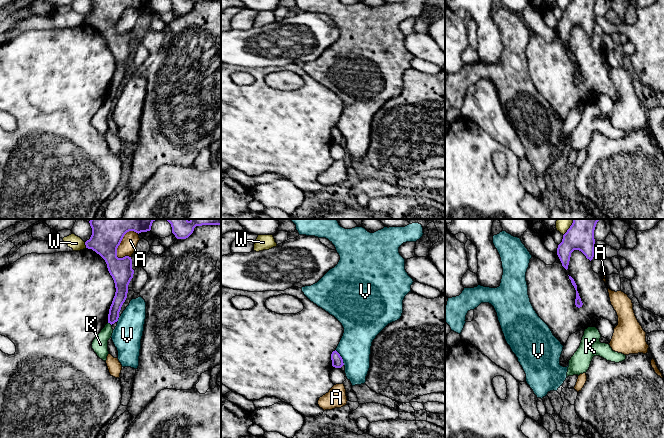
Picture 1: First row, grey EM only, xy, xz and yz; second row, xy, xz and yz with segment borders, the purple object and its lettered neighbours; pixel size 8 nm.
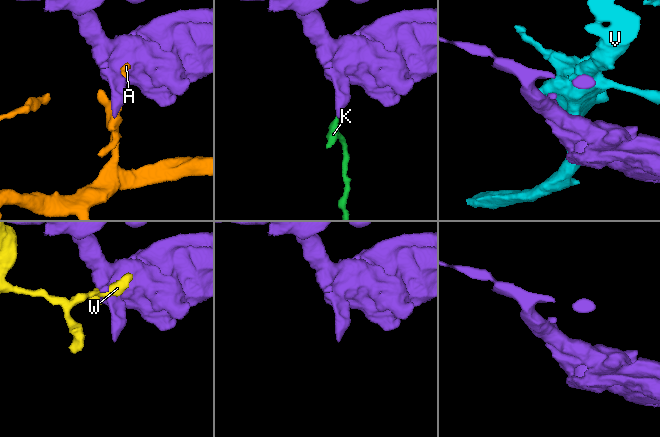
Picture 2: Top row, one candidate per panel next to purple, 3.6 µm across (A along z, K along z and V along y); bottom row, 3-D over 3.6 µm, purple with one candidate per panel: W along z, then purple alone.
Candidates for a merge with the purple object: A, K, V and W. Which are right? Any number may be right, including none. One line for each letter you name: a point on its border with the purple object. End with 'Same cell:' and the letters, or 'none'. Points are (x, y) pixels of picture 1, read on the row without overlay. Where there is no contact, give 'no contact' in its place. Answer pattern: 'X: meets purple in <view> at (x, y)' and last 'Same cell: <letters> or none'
Same cell: none

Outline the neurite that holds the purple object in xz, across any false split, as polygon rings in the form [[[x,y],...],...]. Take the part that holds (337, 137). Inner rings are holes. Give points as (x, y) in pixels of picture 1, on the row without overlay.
[[[336,126],[332,128],[331,136],[332,142],[335,144],[341,144],[344,141],[342,133]]]

